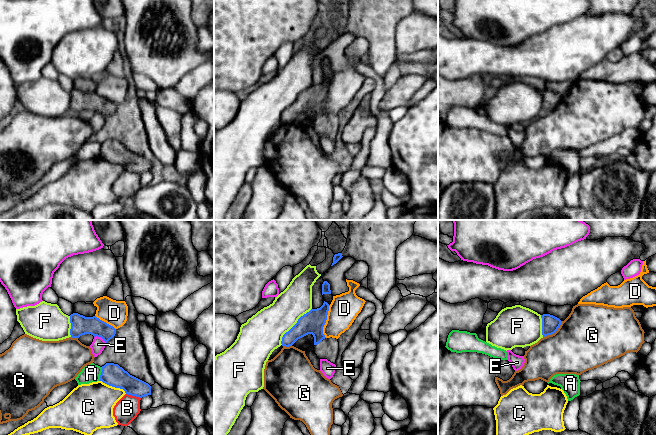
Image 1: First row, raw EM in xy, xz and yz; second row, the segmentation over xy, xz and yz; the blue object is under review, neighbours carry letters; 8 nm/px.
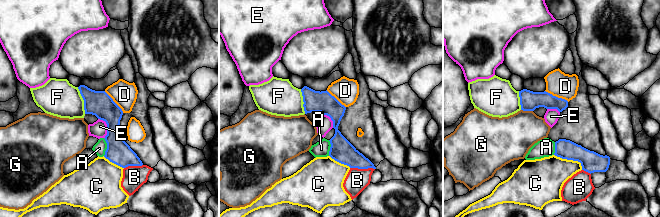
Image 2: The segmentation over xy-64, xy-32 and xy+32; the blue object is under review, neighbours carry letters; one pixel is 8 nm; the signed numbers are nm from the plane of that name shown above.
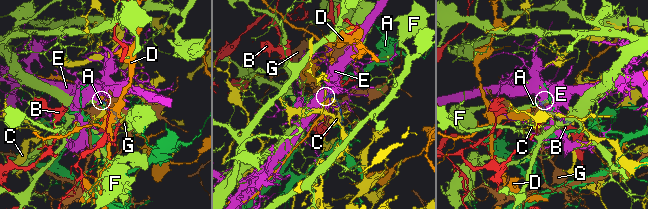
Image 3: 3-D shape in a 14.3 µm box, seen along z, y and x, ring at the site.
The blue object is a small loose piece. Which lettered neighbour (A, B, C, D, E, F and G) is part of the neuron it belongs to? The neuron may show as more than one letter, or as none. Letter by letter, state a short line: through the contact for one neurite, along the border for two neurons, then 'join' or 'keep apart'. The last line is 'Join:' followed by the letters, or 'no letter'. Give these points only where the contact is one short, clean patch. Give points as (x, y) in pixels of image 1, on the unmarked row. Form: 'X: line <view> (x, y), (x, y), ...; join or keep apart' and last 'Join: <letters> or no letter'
A: keep apart
B: line xy (126, 169), (140, 174); keep apart
C: keep apart
D: keep apart
E: line xy (94, 112), (100, 112), (106, 118); keep apart
F: keep apart
G: line yz (562, 97), (553, 109), (543, 113); keep apart
Join: no letter

